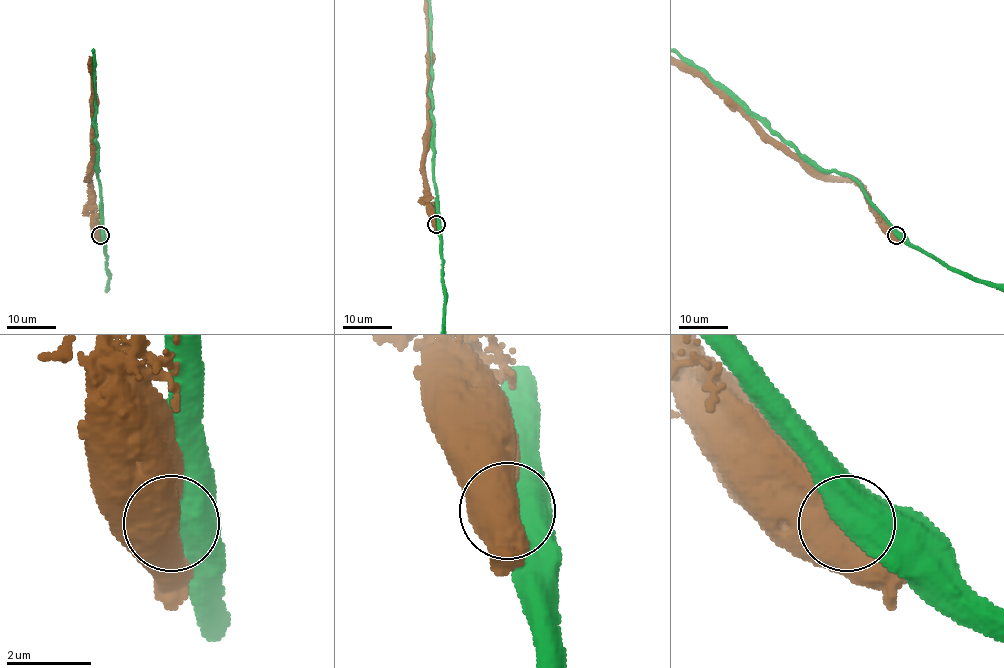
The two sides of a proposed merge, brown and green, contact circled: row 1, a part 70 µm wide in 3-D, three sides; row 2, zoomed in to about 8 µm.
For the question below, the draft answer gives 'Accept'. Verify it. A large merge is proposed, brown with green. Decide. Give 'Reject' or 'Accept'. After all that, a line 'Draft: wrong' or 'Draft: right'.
Reject
Draft: wrong

